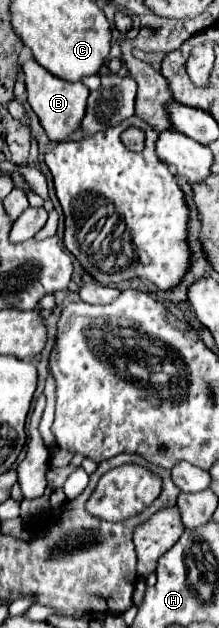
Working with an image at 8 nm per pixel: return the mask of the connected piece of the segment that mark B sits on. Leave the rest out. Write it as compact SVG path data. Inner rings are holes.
M34 58L28 60L22 66L22 70L24 70L26 92L28 92L28 104L32 106L32 110L40 118L40 124L46 130L46 134L52 140L60 142L68 134L78 130L78 124L80 124L80 120L84 116L84 110L86 110L86 98L88 98L90 90L82 82L64 82L64 80L60 80L58 76L54 76L46 68L42 68Z

